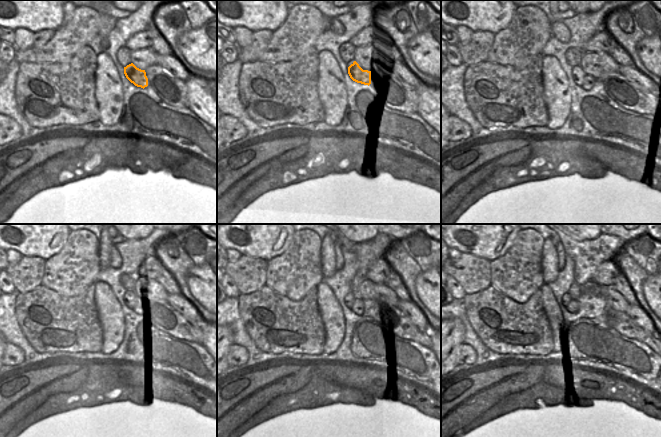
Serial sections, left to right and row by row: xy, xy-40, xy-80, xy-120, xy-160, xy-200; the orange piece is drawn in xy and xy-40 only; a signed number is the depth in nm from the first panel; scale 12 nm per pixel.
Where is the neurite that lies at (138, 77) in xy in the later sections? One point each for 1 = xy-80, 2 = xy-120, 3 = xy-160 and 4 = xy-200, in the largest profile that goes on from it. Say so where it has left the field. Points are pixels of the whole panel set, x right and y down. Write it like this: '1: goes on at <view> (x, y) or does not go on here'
1: goes on at xy-80 (579, 76)
2: goes on at xy-120 (129, 298)
3: goes on at xy-160 (349, 297)
4: goes on at xy-200 (566, 299)

